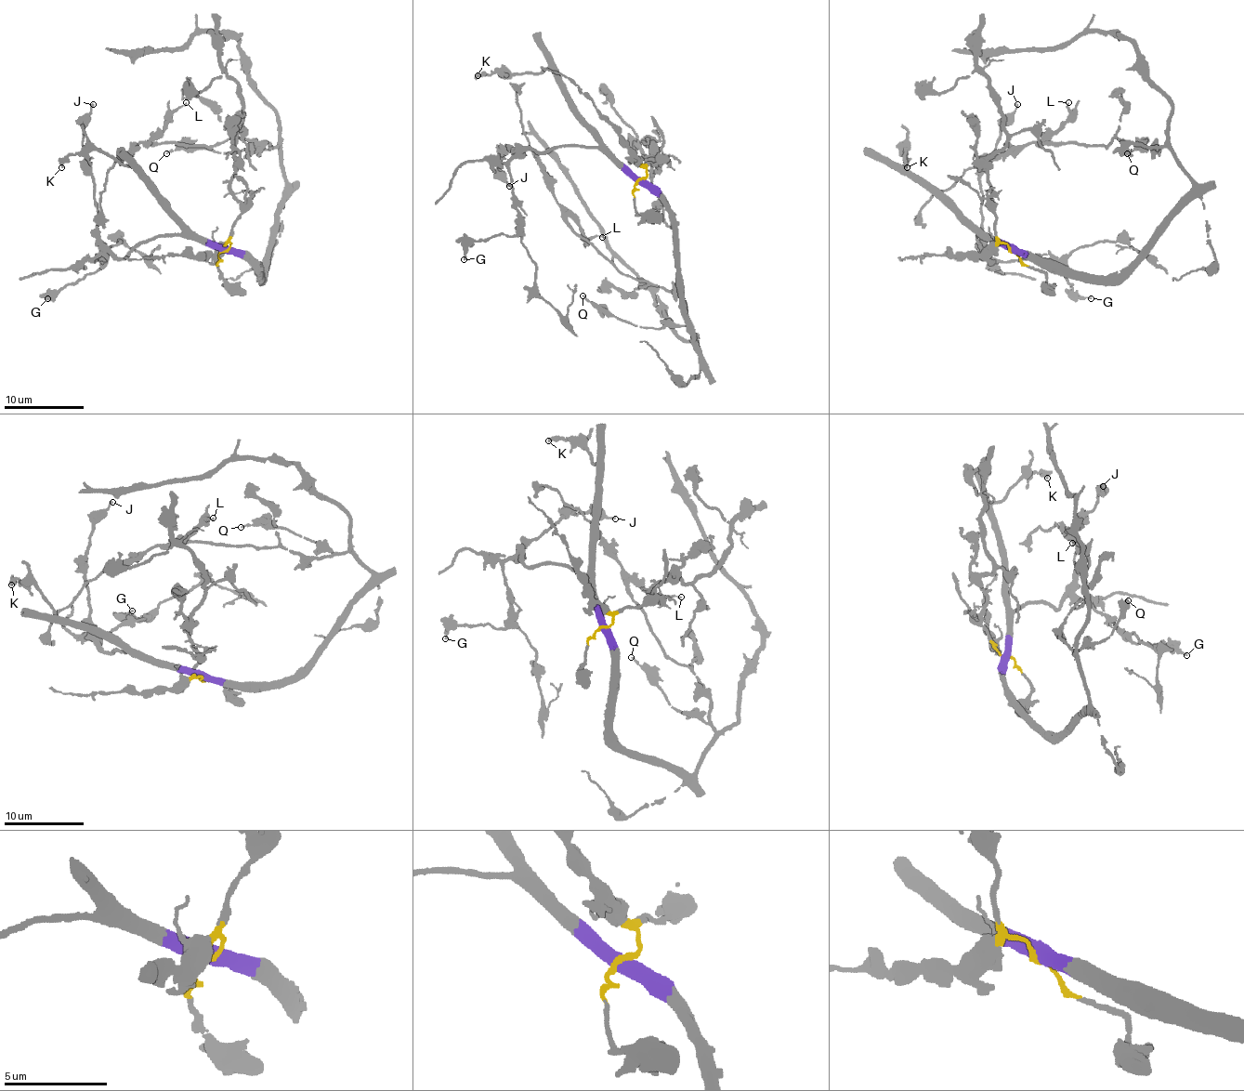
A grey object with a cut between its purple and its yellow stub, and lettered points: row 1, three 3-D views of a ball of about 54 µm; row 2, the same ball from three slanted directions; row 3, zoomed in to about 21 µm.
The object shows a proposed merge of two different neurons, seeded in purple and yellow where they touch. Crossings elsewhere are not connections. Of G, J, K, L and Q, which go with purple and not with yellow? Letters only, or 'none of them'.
G, J, K, L, Q

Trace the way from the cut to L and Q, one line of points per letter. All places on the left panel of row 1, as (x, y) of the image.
L: (224, 251), (264, 275), (285, 177), (278, 148), (268, 143), (242, 138), (204, 146), (150, 141), (186, 102)
Q: (224, 251), (264, 275), (276, 209), (285, 185), (281, 151), (269, 148), (218, 153), (170, 150), (166, 153)

